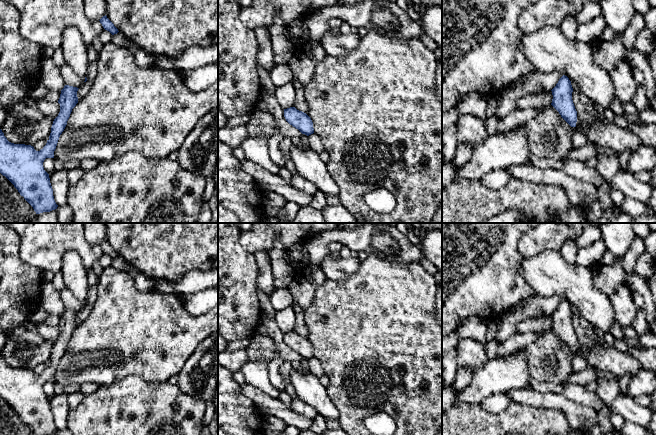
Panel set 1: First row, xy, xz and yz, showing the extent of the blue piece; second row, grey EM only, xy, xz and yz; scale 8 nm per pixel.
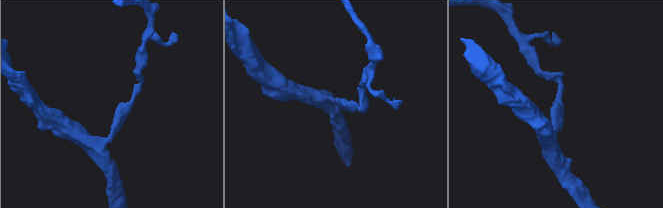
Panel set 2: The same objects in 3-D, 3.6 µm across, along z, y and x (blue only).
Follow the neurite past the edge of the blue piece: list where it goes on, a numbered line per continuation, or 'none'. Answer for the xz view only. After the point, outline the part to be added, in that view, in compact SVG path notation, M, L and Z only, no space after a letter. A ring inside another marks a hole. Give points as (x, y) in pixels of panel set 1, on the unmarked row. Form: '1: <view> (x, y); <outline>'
none

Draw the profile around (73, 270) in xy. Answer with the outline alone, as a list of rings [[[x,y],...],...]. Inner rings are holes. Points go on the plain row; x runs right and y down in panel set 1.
[[[66,251],[63,255],[61,273],[65,286],[79,300],[86,300],[89,290],[87,269],[79,254],[75,251]]]

